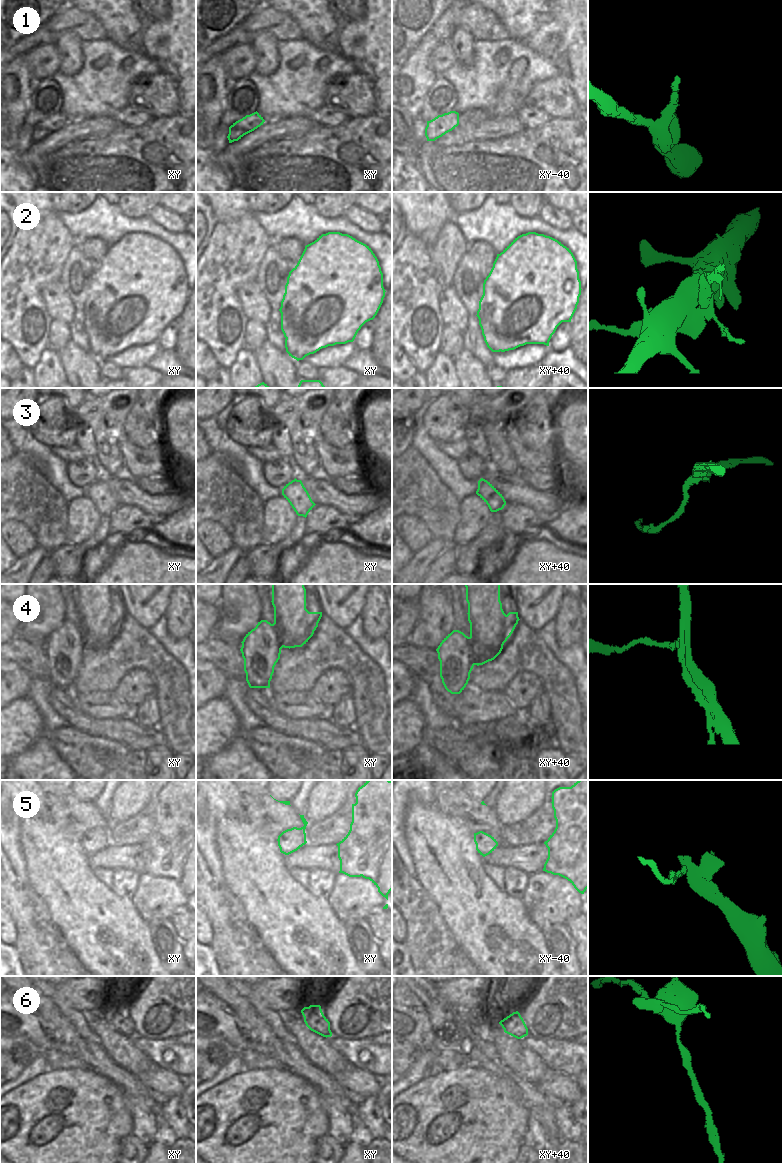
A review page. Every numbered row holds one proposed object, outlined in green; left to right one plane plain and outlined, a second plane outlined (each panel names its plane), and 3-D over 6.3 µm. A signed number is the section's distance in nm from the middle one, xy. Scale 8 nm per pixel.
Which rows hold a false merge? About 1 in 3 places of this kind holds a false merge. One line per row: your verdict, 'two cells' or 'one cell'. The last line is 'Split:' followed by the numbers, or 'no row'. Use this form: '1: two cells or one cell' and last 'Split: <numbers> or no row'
1: one cell
2: two cells
3: one cell
4: two cells
5: two cells
6: one cell
Split: 2, 4, 5

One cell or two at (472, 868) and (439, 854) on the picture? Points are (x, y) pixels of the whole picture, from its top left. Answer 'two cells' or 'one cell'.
two cells

